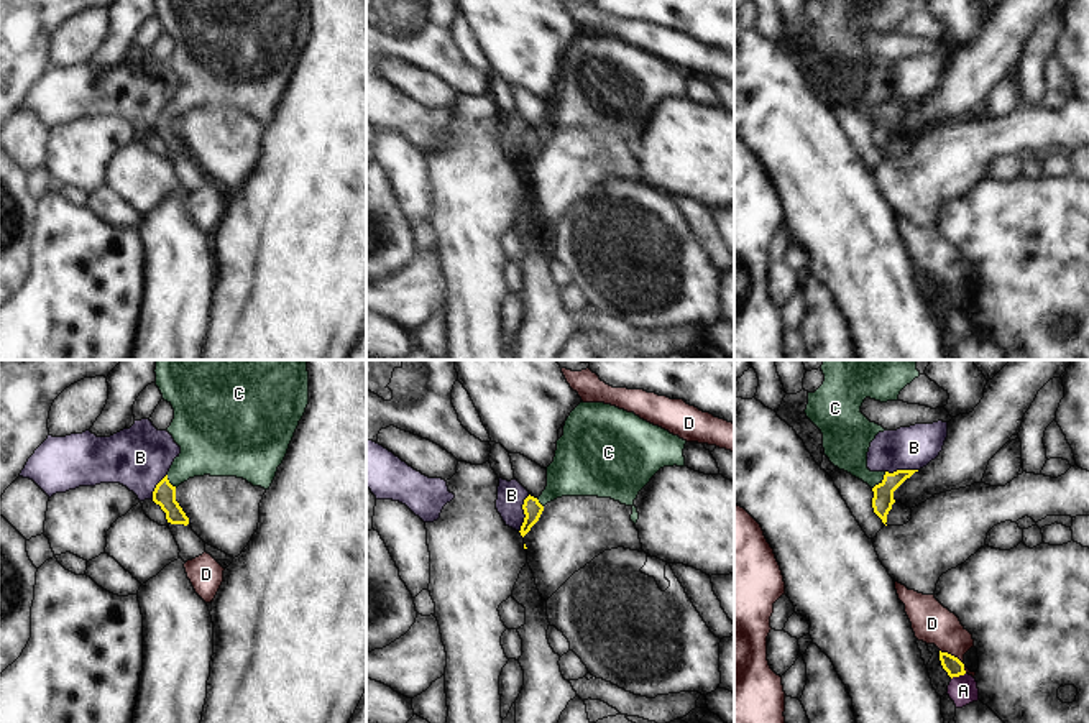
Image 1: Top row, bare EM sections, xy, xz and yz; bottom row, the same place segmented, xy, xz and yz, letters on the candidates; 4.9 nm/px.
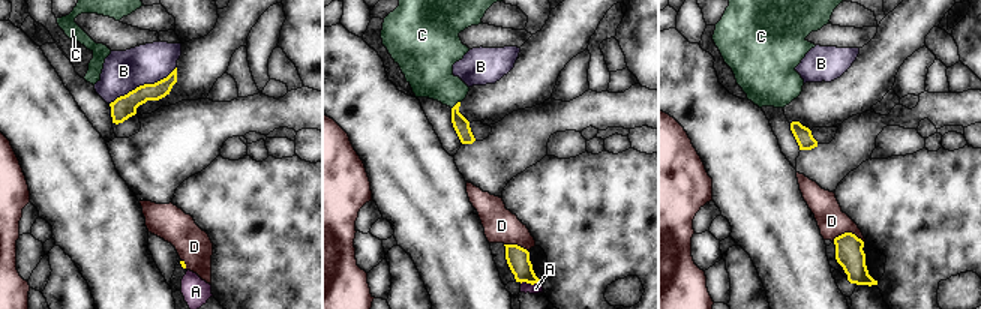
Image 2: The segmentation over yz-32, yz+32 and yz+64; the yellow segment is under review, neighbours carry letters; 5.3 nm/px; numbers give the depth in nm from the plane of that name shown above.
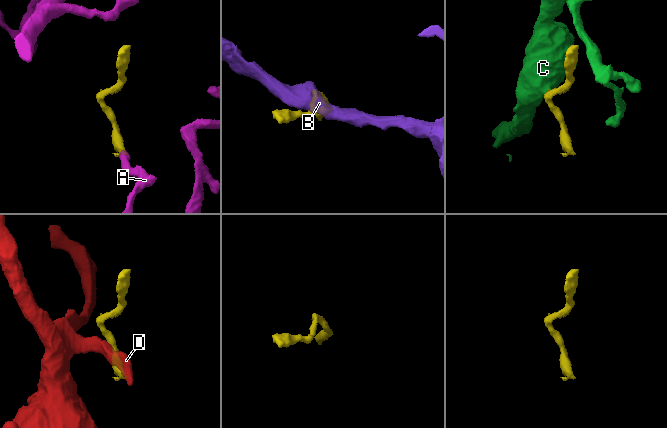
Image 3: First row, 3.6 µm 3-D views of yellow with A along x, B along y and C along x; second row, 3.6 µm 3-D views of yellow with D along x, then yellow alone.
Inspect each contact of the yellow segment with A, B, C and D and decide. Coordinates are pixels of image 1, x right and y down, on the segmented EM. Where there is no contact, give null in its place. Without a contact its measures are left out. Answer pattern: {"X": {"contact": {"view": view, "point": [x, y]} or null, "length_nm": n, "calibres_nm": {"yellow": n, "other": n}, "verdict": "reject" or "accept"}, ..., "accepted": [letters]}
{"A": {"contact": {"view": "yz", "point": [958, 676]}, "length_nm": 80, "calibres_nm": {"yellow": 90, "other": 140}, "verdict": "reject"}, "B": {"contact": {"view": "xz", "point": [524, 513]}, "length_nm": 190, "calibres_nm": {"yellow": 90, "other": 140}, "verdict": "reject"}, "C": {"contact": {"view": "yz", "point": [882, 480]}, "length_nm": 110, "calibres_nm": {"yellow": 100, "other": 220}, "verdict": "accept"}, "D": {"contact": {"view": "yz", "point": [956, 658]}, "length_nm": 180, "calibres_nm": {"yellow": 90, "other": 200}, "verdict": "reject"}, "accepted": ["C"]}

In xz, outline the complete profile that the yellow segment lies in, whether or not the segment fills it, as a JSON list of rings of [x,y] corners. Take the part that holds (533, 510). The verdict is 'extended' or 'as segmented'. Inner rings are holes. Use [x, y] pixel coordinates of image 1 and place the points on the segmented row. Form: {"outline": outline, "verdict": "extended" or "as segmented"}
{"outline": [[[580,403],[567,417],[563,435],[557,440],[554,462],[547,467],[547,486],[539,498],[524,500],[524,523],[521,536],[524,537],[539,521],[544,506],[562,496],[598,496],[611,498],[621,504],[631,506],[631,521],[639,519],[634,500],[650,478],[664,467],[685,467],[687,440],[669,431],[654,426],[634,412],[627,412],[604,403]]], "verdict": "extended"}

